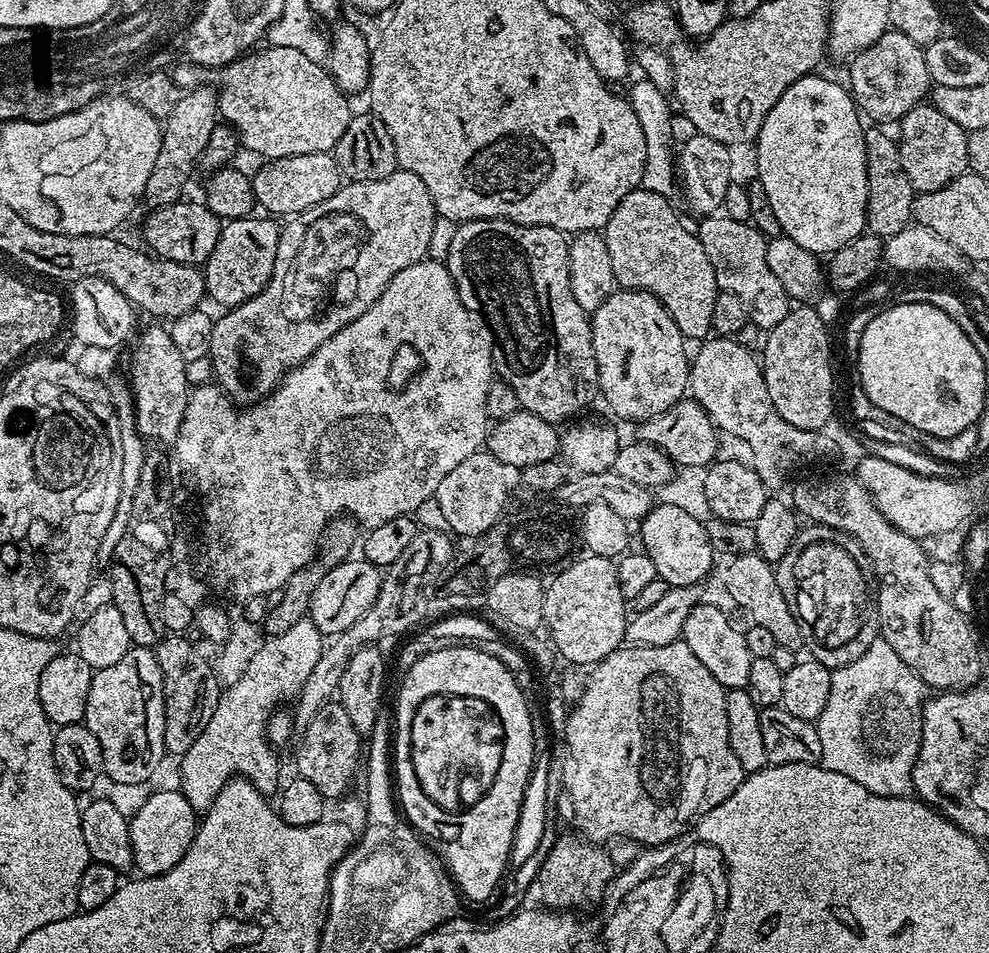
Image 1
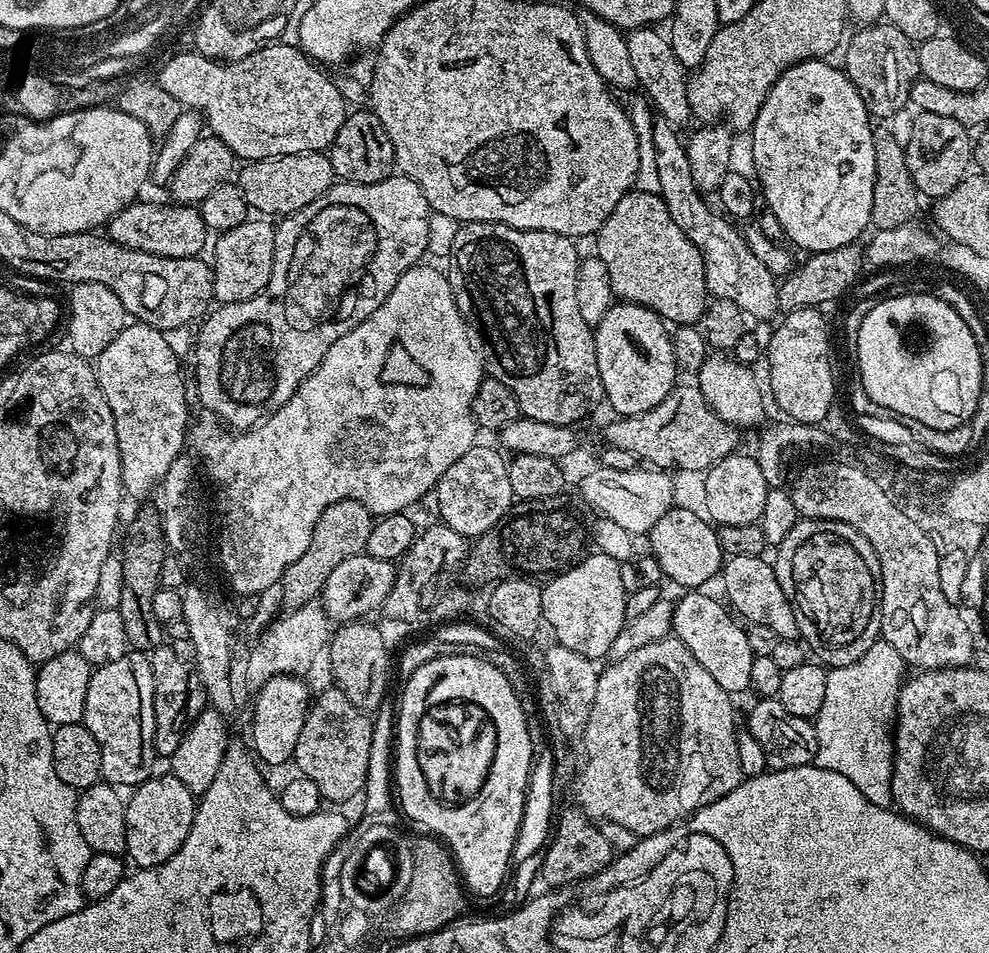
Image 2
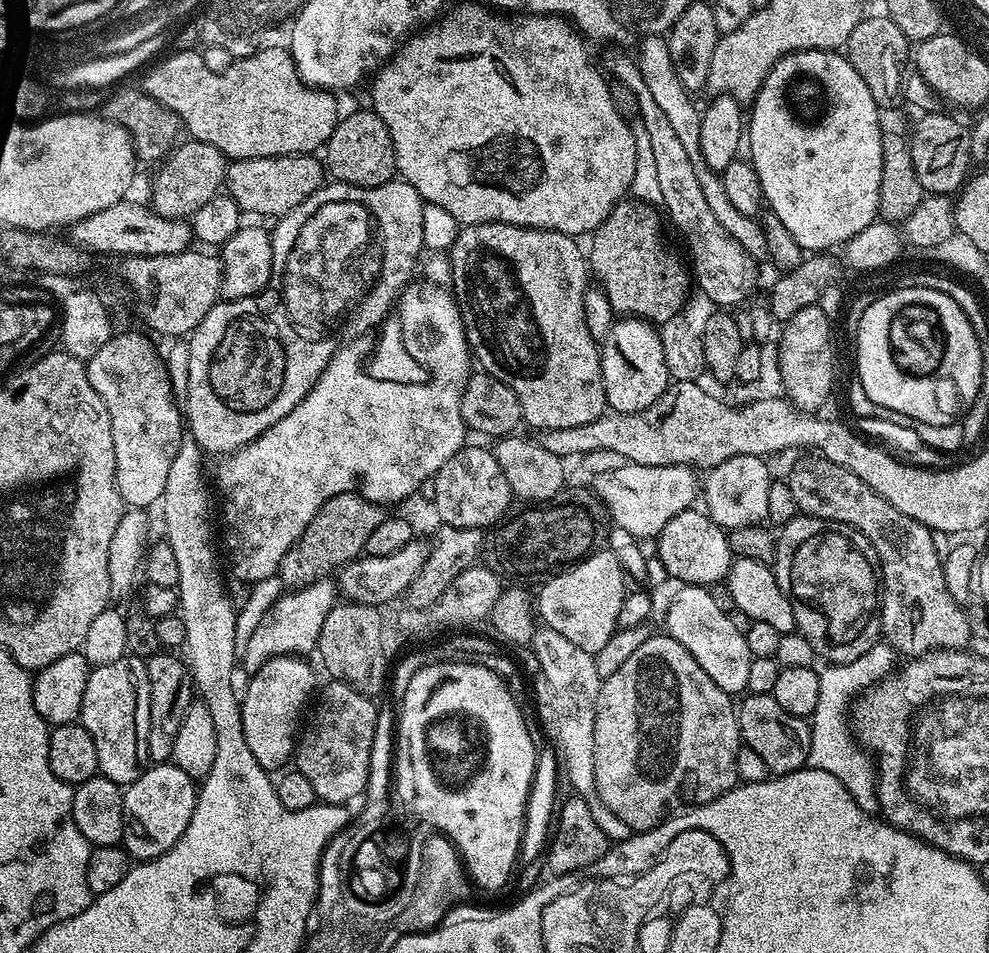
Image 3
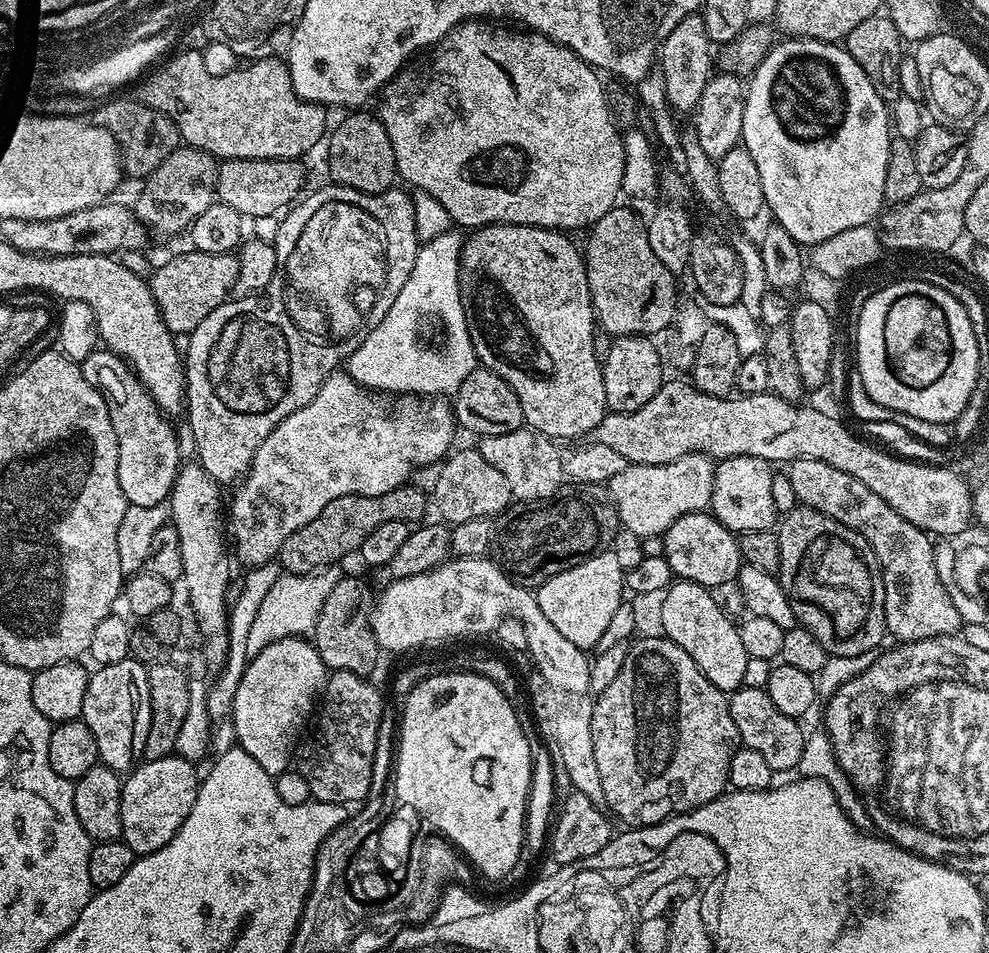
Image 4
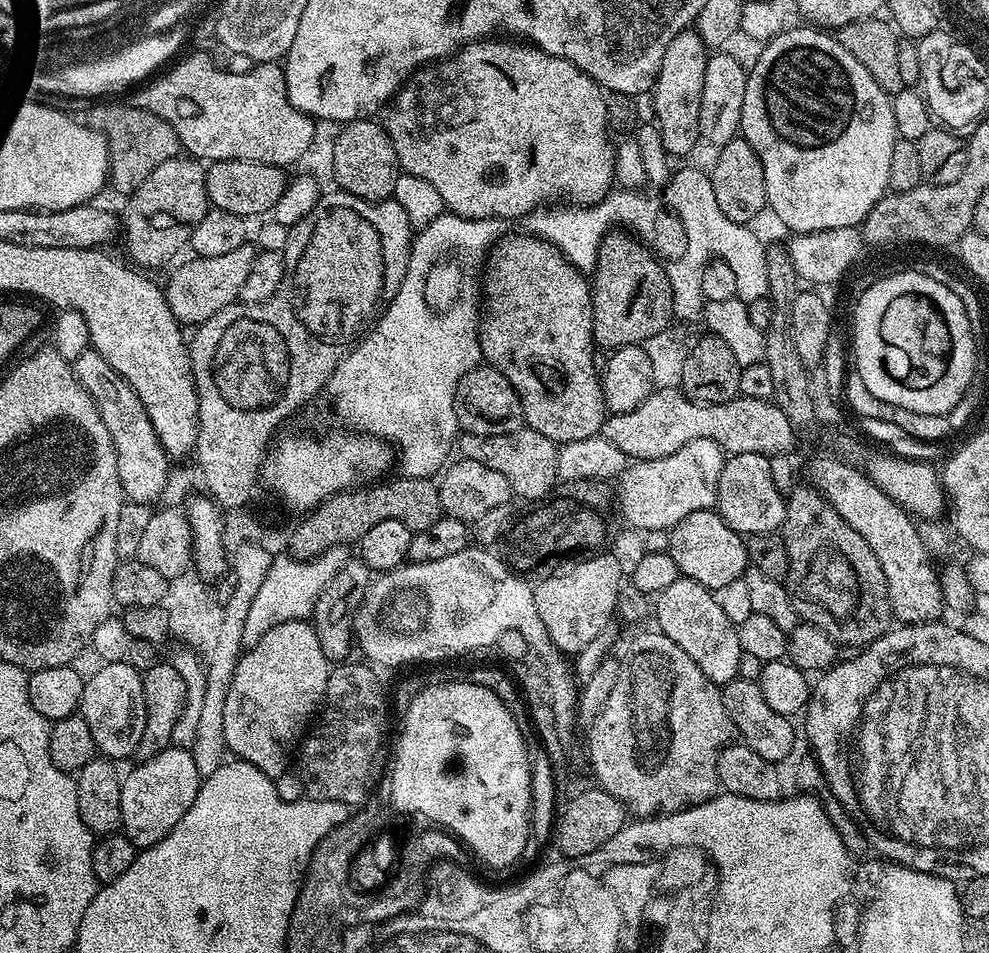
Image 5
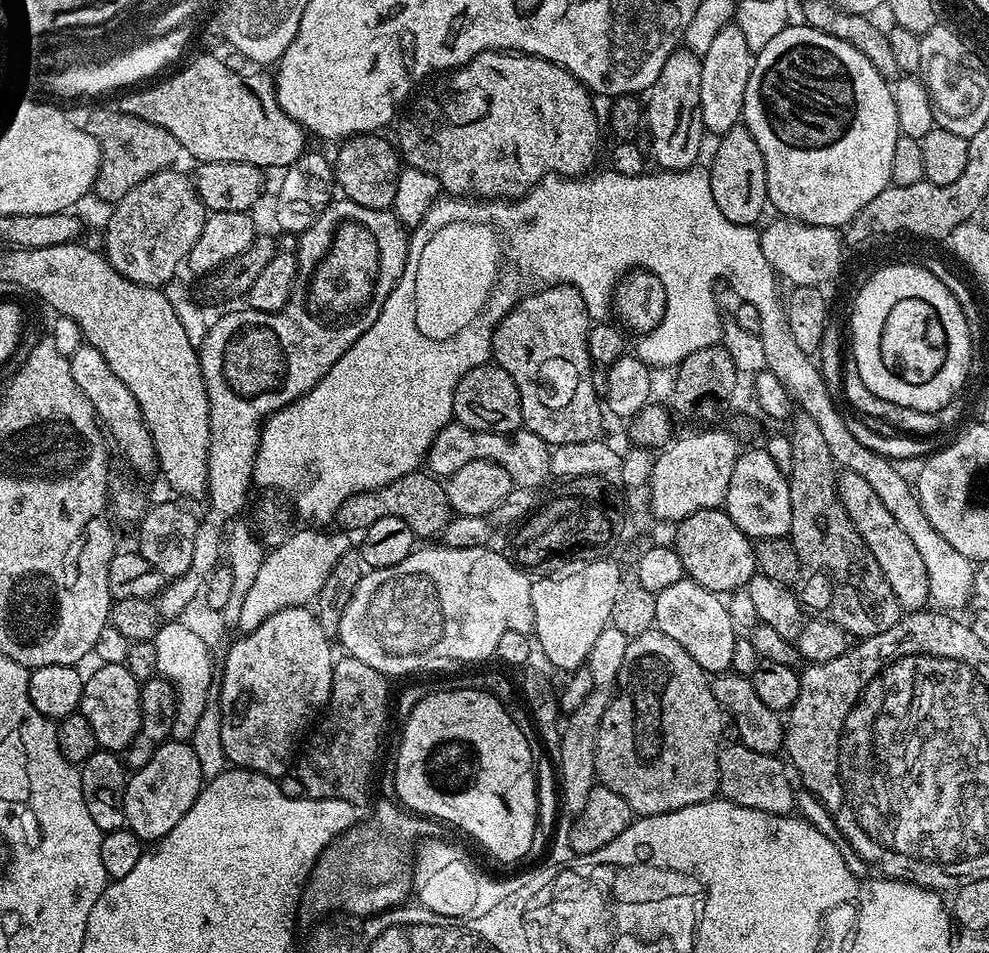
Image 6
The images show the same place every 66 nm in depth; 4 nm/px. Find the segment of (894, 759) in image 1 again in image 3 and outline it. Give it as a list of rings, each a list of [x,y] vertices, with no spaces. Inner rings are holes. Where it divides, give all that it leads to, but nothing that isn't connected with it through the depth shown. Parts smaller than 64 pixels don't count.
[[[877,642],[874,646],[870,646],[870,650],[866,650],[866,654],[862,654],[862,658],[854,658],[854,662],[828,664],[819,669],[818,706],[814,706],[810,717],[812,745],[807,767],[826,770],[826,774],[834,774],[834,778],[838,778],[838,782],[846,786],[856,805],[865,810],[877,807],[876,769],[873,757],[863,751],[854,739],[846,723],[846,713],[855,697],[893,671],[896,659],[898,660],[898,656],[891,644]]]

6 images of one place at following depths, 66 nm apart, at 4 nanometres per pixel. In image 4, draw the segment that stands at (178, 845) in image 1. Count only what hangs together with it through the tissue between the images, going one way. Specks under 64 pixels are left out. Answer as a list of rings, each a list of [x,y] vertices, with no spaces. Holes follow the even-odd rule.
[[[170,755],[157,760],[144,760],[123,777],[120,785],[122,798],[121,837],[137,857],[162,850],[178,834],[186,814],[194,806],[194,798],[200,789],[196,776],[197,765],[181,756]]]

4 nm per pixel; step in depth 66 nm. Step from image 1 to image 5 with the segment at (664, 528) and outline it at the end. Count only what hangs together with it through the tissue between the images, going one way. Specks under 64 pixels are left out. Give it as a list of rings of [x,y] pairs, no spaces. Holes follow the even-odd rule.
[[[698,510],[694,514],[686,514],[686,518],[682,518],[682,522],[675,524],[670,531],[672,537],[670,538],[668,553],[674,558],[681,576],[698,582],[706,589],[717,590],[716,588],[728,588],[735,580],[737,583],[750,567],[748,562],[748,545],[745,537],[741,533],[734,531],[720,517],[719,511]]]

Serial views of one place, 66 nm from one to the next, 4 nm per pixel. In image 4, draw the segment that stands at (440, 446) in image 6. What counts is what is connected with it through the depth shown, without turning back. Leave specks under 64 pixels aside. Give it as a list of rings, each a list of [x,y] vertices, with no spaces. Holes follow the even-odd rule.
[[[522,427],[510,430],[510,434],[494,434],[482,436],[478,440],[478,450],[494,470],[506,478],[512,491],[512,499],[516,502],[536,504],[540,500],[550,500],[557,495],[556,492],[566,483],[564,473],[565,457],[560,454],[561,445],[550,436],[544,436],[533,428]]]

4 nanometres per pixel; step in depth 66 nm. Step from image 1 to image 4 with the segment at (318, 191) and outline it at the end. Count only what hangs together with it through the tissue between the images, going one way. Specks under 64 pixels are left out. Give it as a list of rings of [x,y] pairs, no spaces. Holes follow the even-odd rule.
[[[225,160],[217,170],[216,196],[245,218],[283,213],[305,191],[302,165],[300,160]]]

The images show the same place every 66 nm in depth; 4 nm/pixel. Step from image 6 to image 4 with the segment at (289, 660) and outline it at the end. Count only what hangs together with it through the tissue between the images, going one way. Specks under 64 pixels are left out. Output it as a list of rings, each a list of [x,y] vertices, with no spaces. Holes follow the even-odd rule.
[[[299,636],[270,642],[270,646],[249,659],[235,691],[230,723],[236,735],[235,743],[246,750],[266,774],[275,778],[289,771],[329,675],[313,641]]]

